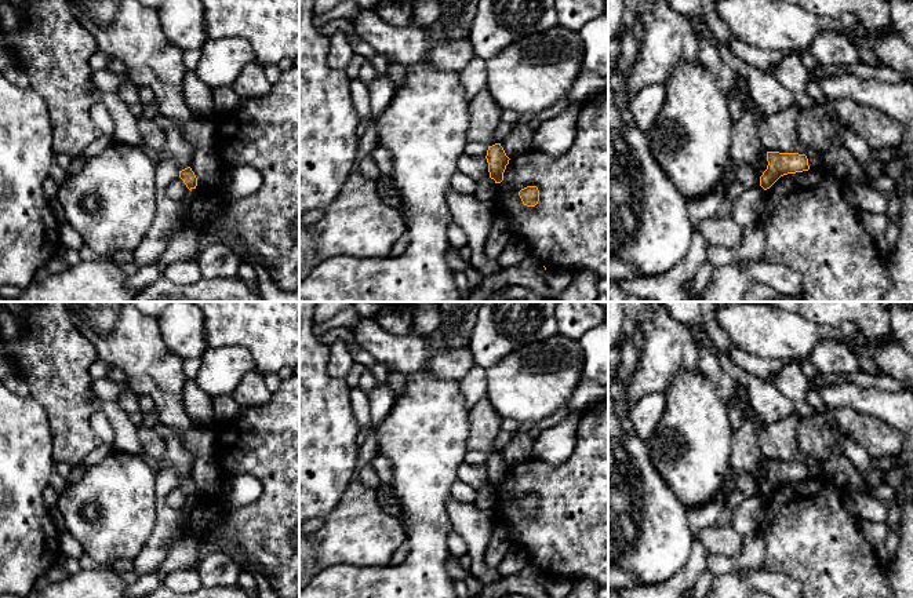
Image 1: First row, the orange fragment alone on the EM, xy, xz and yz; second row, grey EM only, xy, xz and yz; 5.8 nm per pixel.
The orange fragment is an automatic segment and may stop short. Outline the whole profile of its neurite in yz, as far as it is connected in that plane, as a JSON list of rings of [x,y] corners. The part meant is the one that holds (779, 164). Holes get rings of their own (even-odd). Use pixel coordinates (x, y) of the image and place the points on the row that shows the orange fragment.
[[[767,152],[767,169],[760,176],[760,186],[767,190],[781,176],[808,171],[808,158],[799,153]]]

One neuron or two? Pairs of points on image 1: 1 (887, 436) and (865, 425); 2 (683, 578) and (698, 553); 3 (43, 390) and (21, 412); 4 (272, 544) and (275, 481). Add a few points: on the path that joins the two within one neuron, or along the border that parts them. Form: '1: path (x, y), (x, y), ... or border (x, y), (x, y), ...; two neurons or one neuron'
1: path (881, 436), (876, 436), (870, 430); one neuron
2: path (688, 572), (697, 564), (697, 558); one neuron
3: border (31, 396), (43, 407), (48, 427); two neurons
4: path (275, 529), (275, 496); one neuron

